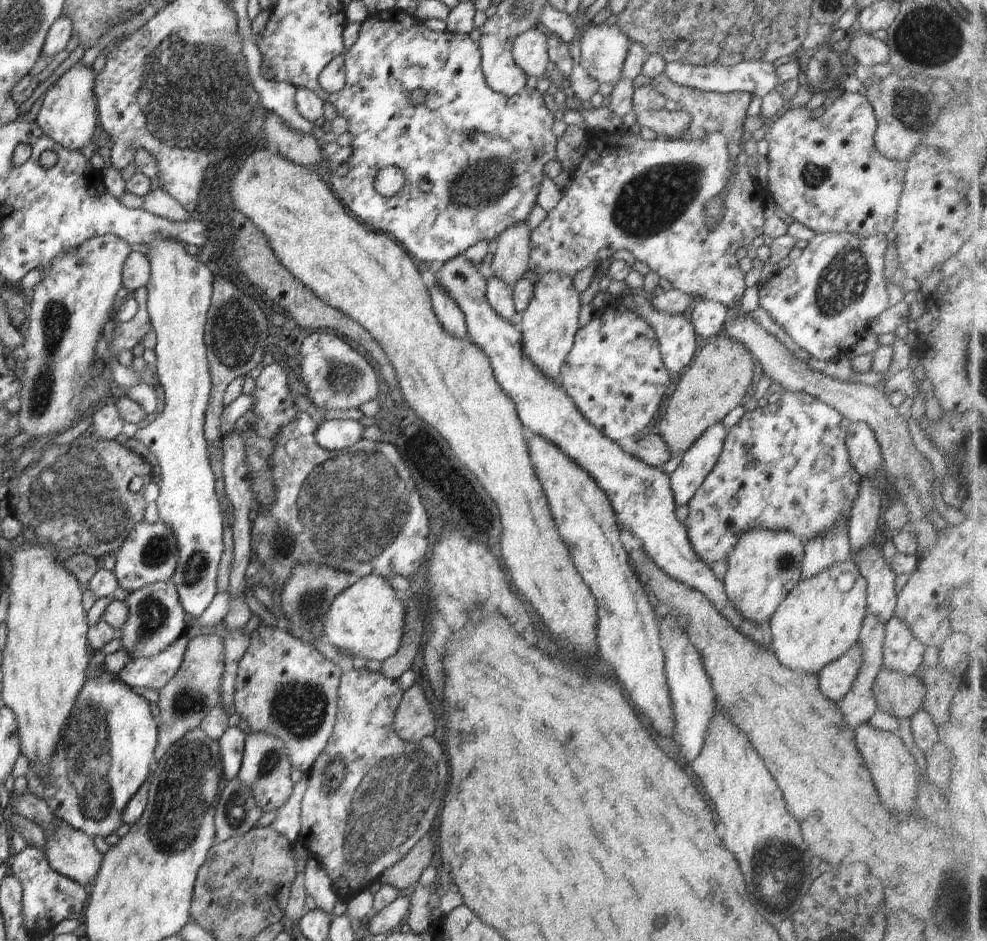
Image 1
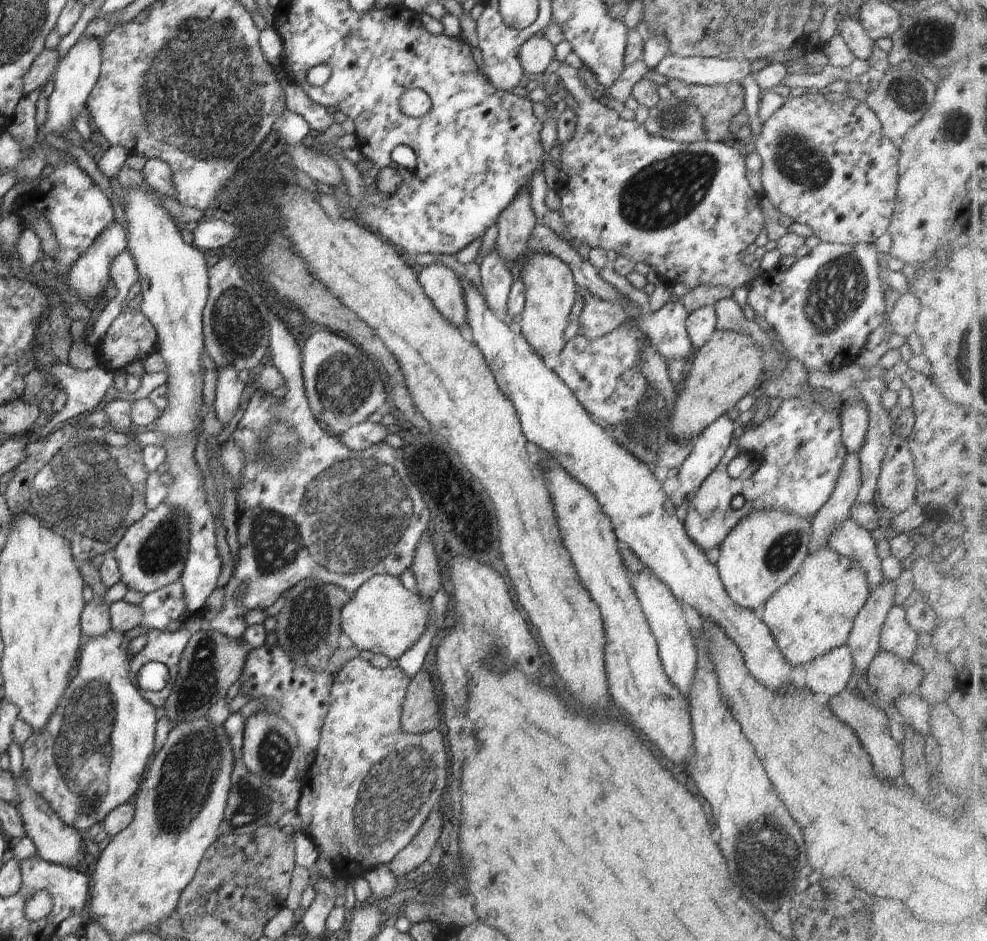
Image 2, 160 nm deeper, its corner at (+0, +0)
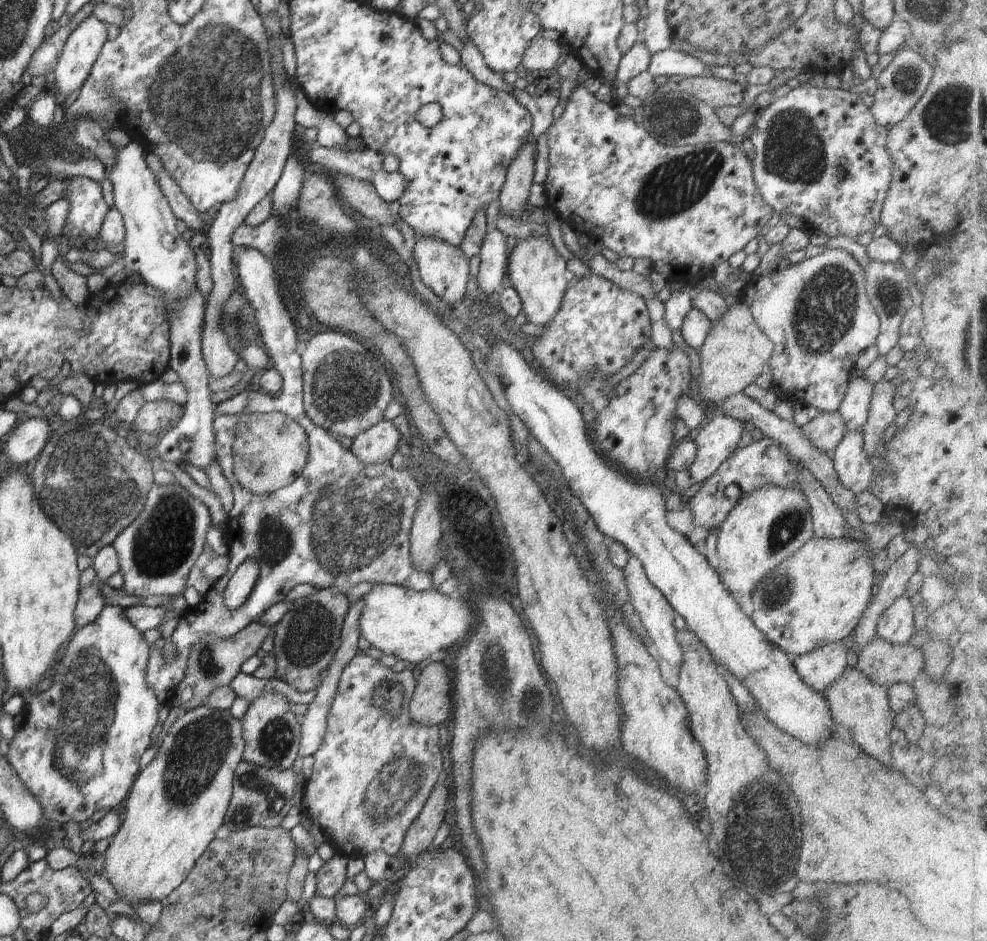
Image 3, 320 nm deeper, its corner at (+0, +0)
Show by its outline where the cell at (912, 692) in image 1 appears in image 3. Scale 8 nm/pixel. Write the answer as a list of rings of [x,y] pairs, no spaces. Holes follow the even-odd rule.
[[[878,636],[863,646],[857,667],[872,683],[888,687],[901,682],[912,685],[918,673],[925,668],[922,651],[911,642],[892,644]]]

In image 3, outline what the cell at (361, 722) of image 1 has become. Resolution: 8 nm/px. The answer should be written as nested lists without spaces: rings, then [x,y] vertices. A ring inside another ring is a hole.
[[[358,652],[354,655],[350,662],[343,668],[337,689],[327,716],[327,729],[324,740],[319,746],[319,749],[313,754],[314,765],[312,774],[306,778],[304,786],[304,797],[301,800],[301,810],[305,817],[306,822],[318,822],[324,830],[326,840],[335,845],[337,852],[344,855],[348,859],[364,858],[368,853],[374,851],[382,851],[393,857],[400,858],[400,850],[403,845],[403,840],[408,830],[408,827],[414,822],[414,819],[420,814],[430,791],[433,786],[438,782],[438,776],[442,773],[442,757],[440,752],[440,745],[438,745],[438,725],[422,726],[412,720],[409,713],[409,702],[413,697],[417,681],[414,679],[414,674],[410,670],[404,669],[401,672],[393,672],[390,667],[380,664],[378,659],[374,659],[368,655],[360,655]],[[387,683],[398,683],[403,688],[403,701],[402,710],[395,716],[384,714],[384,711],[377,706],[373,705],[371,695],[376,687],[382,686]]]

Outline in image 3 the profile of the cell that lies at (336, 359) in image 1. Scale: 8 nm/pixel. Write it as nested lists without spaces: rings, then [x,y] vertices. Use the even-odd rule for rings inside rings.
[[[335,331],[318,333],[301,348],[305,413],[335,439],[352,441],[372,428],[384,420],[384,410],[394,400],[384,364],[374,354],[365,344]]]

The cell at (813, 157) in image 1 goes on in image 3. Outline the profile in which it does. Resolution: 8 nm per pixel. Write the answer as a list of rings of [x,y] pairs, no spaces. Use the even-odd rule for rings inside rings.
[[[818,81],[812,84],[802,83],[798,88],[776,98],[772,104],[763,109],[756,109],[755,123],[747,135],[754,145],[754,156],[751,158],[751,169],[753,172],[754,182],[762,195],[762,198],[780,214],[792,214],[798,216],[804,222],[805,228],[809,227],[813,231],[820,231],[827,234],[830,238],[835,236],[848,236],[856,240],[856,236],[865,232],[873,232],[880,224],[880,215],[884,204],[884,199],[892,180],[892,157],[888,152],[887,136],[888,128],[883,127],[875,121],[871,109],[862,103],[861,97],[846,89],[829,89],[821,85]]]

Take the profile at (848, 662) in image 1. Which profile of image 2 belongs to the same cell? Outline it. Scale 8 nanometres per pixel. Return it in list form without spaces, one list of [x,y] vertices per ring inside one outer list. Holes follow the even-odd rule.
[[[847,644],[804,663],[802,668],[806,679],[805,687],[808,687],[812,694],[822,692],[833,697],[852,686],[851,677],[855,666]]]

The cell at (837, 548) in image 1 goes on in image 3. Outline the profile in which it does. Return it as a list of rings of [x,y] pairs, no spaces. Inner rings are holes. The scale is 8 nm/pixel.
[[[863,428],[846,431],[832,452],[834,470],[848,494],[867,491],[871,483],[873,466],[863,442]]]

